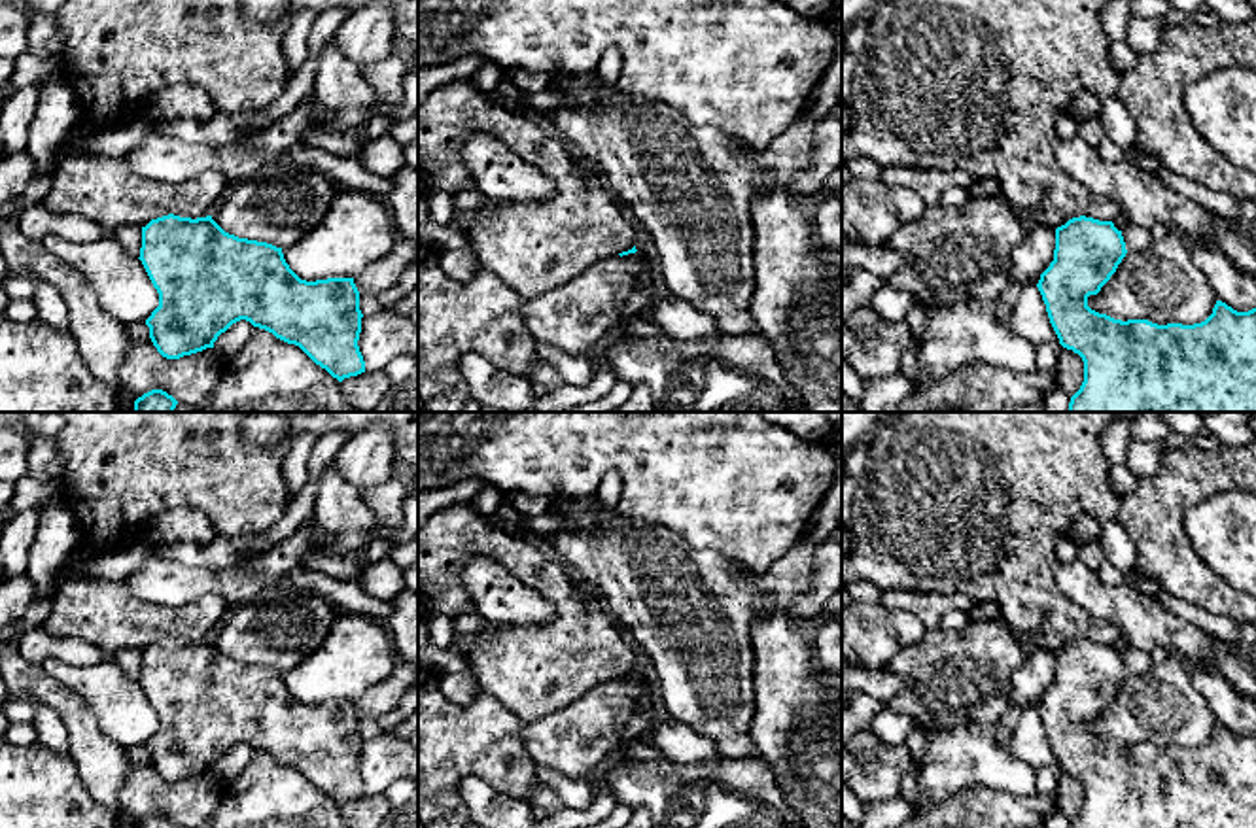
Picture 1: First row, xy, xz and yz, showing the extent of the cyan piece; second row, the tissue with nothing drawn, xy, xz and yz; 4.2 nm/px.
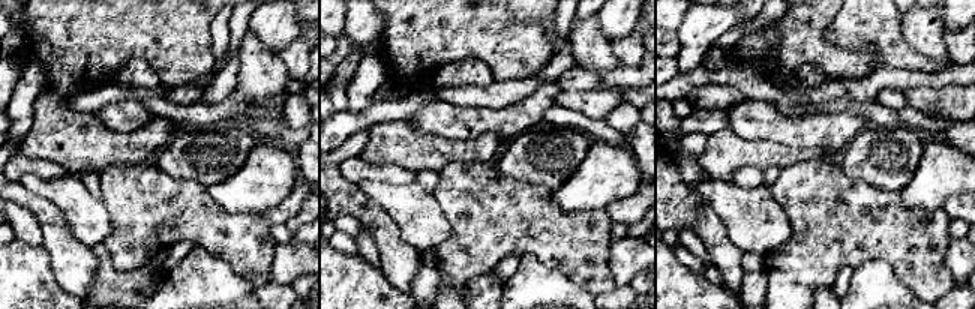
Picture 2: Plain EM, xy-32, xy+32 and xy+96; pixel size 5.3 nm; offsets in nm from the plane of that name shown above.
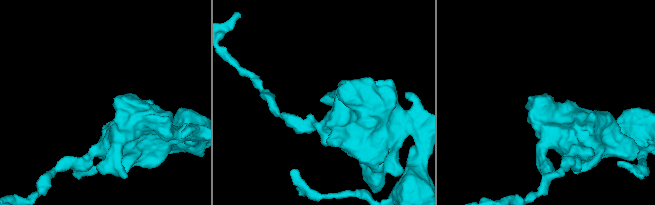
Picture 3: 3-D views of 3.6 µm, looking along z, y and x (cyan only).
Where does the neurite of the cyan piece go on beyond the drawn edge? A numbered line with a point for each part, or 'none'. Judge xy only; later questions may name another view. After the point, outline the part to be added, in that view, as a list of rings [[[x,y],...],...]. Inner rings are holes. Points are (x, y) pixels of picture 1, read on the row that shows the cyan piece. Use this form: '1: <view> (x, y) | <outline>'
none

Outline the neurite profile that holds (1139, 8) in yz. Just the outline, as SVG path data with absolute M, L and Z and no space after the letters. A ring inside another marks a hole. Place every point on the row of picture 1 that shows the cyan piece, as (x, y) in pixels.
M1129 0L1133 17L1163 17L1171 11L1167 0Z

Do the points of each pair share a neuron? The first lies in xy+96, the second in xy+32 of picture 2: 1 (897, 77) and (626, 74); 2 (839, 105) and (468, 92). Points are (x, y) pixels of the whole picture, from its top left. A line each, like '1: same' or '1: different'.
1: same
2: same

